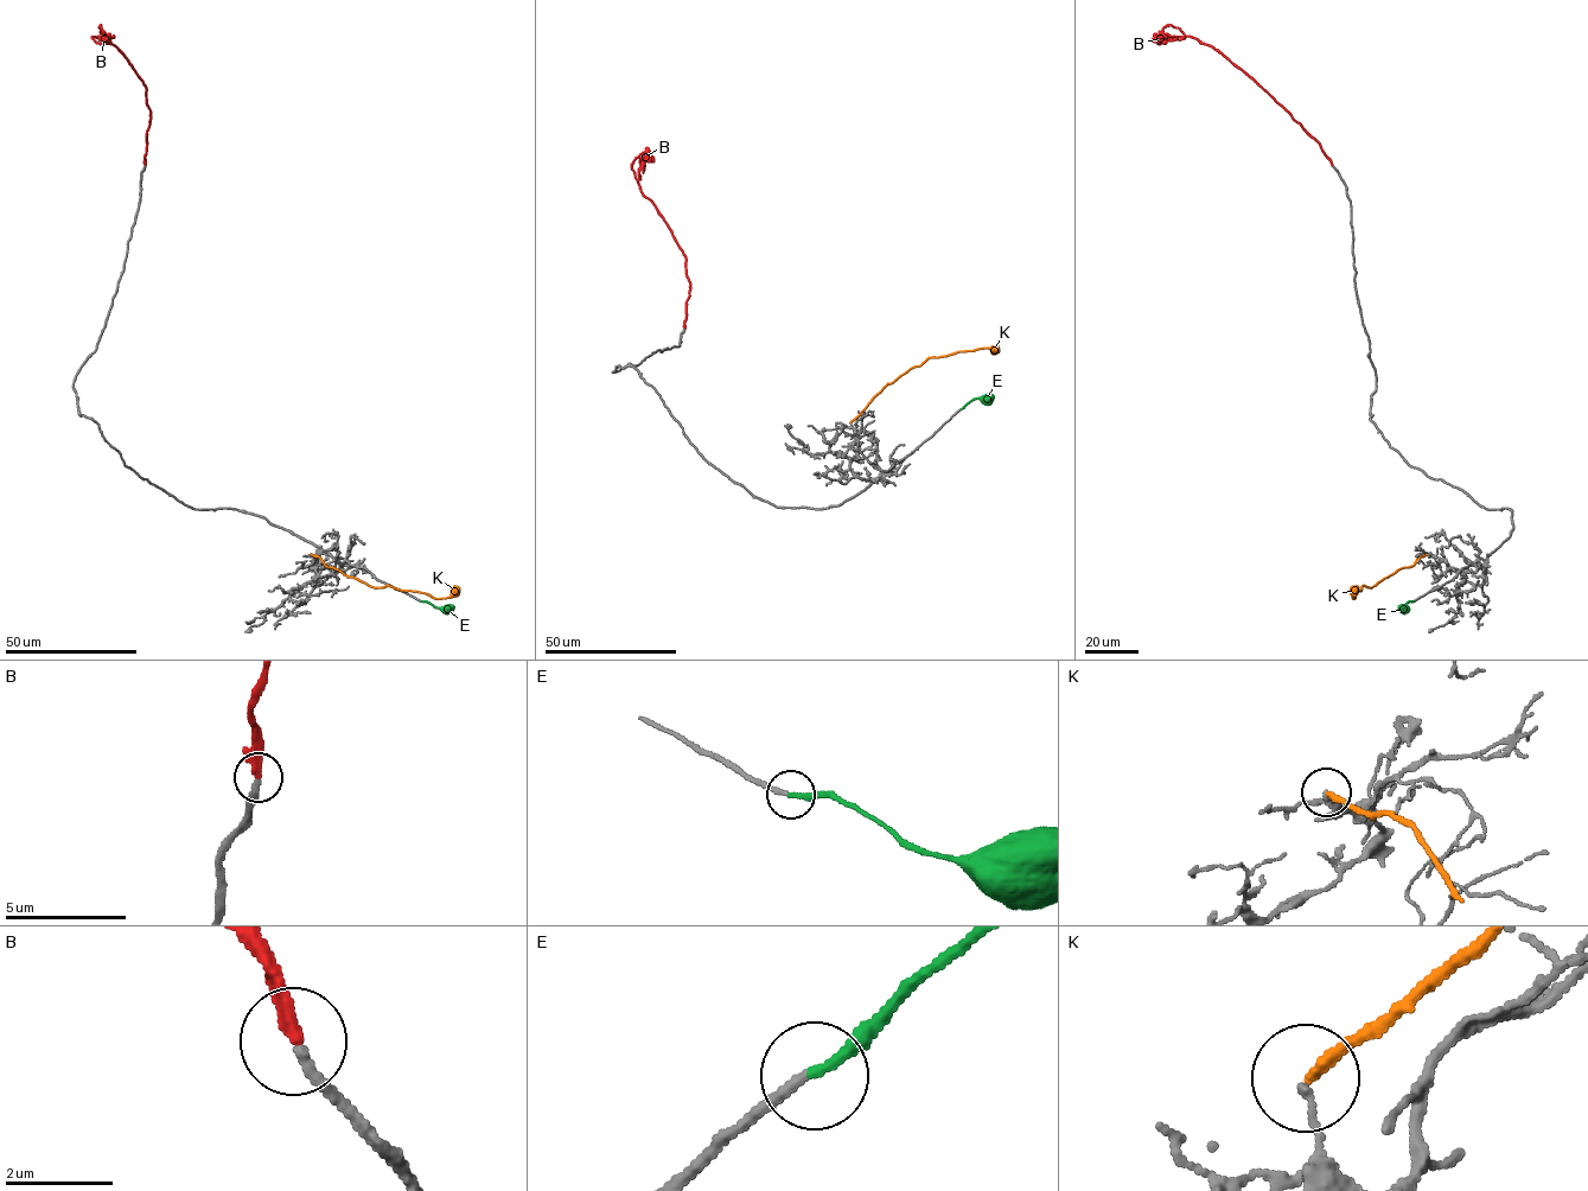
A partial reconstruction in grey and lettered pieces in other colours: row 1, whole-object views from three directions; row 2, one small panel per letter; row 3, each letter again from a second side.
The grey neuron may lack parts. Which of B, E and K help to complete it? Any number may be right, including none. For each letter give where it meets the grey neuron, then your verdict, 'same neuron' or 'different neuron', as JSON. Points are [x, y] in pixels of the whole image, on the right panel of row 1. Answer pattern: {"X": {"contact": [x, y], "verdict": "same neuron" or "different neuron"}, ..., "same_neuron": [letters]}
{"B": {"contact": [1332, 165], "verdict": "same neuron"}, "E": {"contact": [1414, 600], "verdict": "same neuron"}, "K": {"contact": [1427, 554], "verdict": "different neuron"}, "same_neuron": ["B", "E"]}

